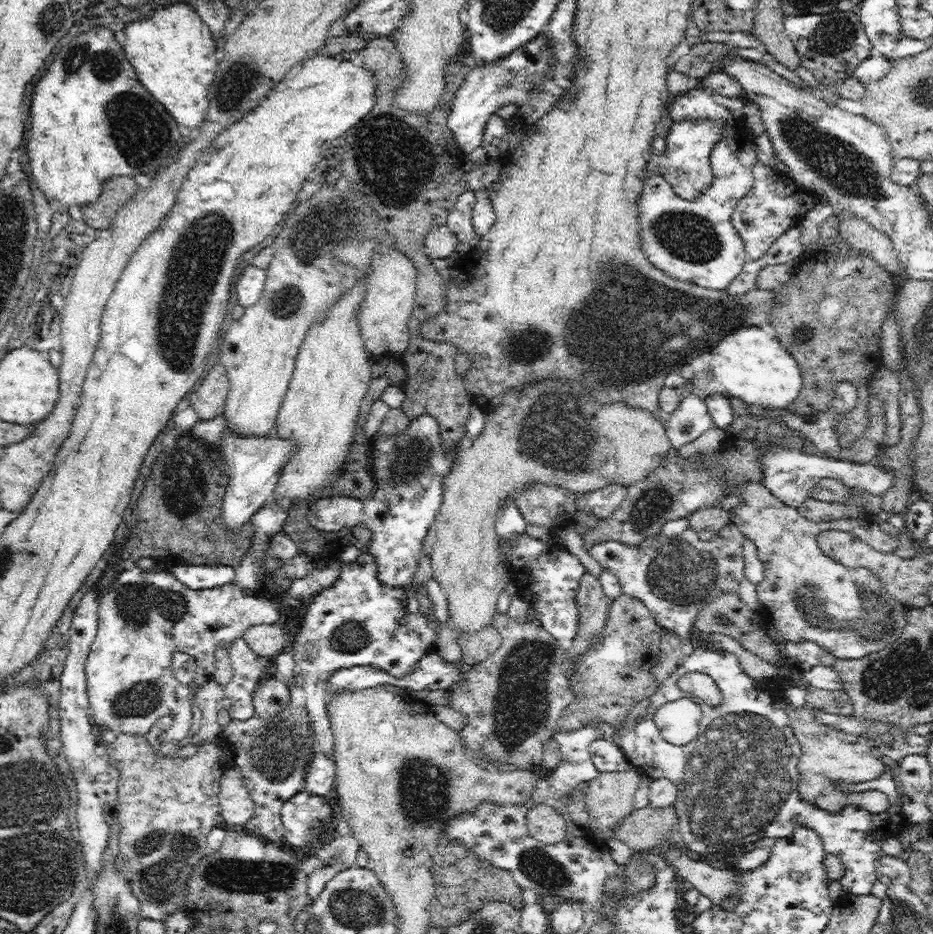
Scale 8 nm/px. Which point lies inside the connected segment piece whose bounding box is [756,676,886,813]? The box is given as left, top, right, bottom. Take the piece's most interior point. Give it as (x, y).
(829, 758)

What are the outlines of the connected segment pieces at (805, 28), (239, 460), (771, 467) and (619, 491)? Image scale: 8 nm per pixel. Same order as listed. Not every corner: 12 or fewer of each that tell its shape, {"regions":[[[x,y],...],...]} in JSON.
{"regions":[[[855,10],[788,15],[785,31],[834,90],[873,49]],[[223,414],[192,434],[228,465],[222,518],[236,535],[275,500],[298,443],[238,437]],[[775,447],[762,452],[761,481],[800,506],[824,478],[882,496],[894,473],[873,462]],[[609,484],[576,493],[576,511],[610,518],[627,487]]]}

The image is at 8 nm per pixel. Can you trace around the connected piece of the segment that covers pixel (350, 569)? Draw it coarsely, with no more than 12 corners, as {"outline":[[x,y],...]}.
{"outline":[[376,559],[340,564],[293,641],[318,748],[333,748],[329,678],[400,678],[436,640]]}

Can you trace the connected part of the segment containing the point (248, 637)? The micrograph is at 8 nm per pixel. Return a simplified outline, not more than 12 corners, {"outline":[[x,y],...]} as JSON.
{"outline":[[279,621],[251,626],[242,637],[260,657],[288,644]]}

